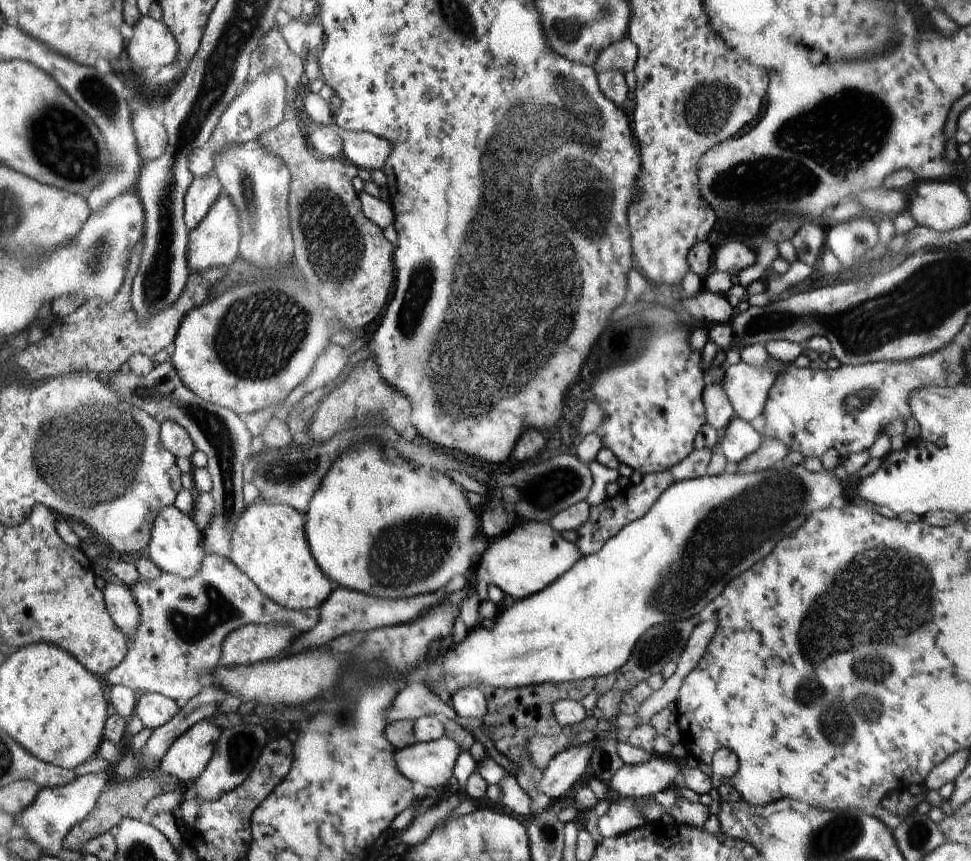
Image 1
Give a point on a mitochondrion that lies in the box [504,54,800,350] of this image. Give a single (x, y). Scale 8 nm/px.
(567, 87)

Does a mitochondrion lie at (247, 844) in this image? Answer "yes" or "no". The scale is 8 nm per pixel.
no

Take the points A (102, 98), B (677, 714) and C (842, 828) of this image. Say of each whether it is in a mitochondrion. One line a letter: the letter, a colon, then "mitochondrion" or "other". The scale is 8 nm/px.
A: mitochondrion
B: other
C: mitochondrion

